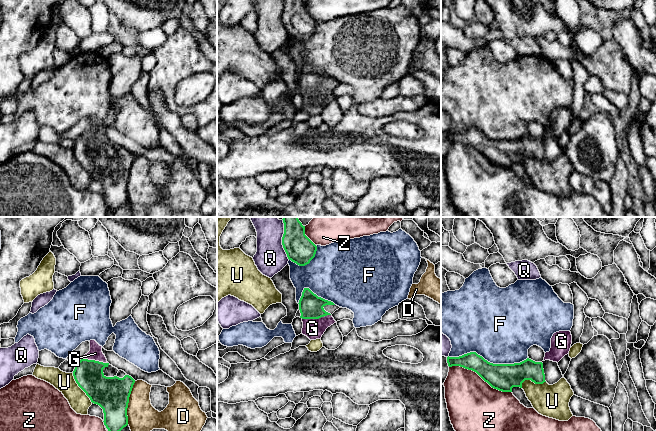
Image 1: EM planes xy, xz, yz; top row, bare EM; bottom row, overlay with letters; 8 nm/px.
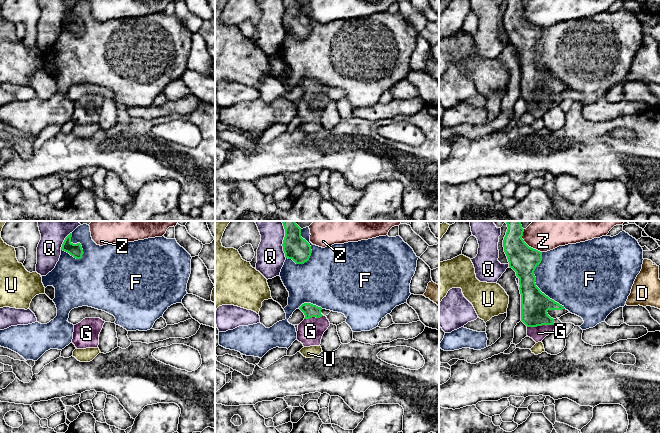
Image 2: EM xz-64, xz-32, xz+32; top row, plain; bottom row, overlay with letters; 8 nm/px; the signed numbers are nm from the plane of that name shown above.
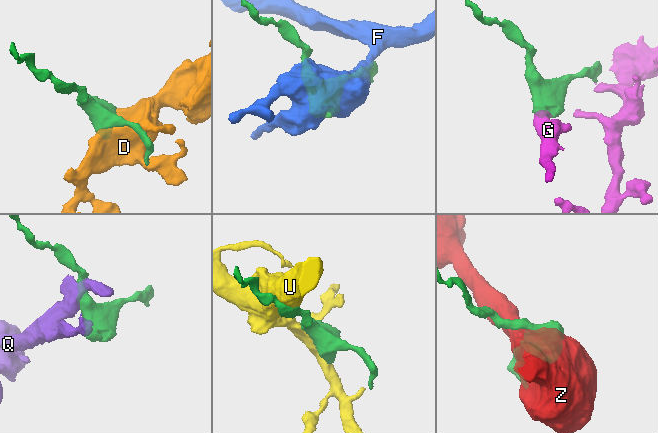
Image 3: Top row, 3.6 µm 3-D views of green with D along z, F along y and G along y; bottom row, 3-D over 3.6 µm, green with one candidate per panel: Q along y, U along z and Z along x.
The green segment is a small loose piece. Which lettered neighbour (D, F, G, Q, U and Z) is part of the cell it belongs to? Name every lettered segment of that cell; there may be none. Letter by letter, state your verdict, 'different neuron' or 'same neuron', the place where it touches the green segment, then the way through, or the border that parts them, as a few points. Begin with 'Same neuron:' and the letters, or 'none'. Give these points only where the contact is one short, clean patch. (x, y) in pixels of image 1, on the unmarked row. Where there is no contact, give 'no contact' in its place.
Same neuron: G
D: different neuron | xy (128, 178)
F: different neuron | yz (487, 137)
G: same neuron | xz (316, 94) | across xz (311, 82), (312, 89), (316, 94), (312, 104)
Q: different neuron | xz (282, 18) | along xz (283, 0), (282, 23), (289, 35)
U: different neuron | xy (80, 163)
Z: different neuron | yz (480, 152)

